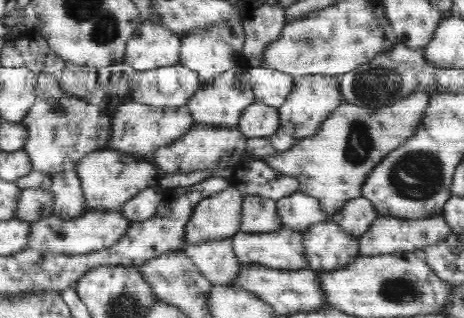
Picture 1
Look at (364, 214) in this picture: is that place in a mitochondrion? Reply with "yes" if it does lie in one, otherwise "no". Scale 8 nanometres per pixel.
no

